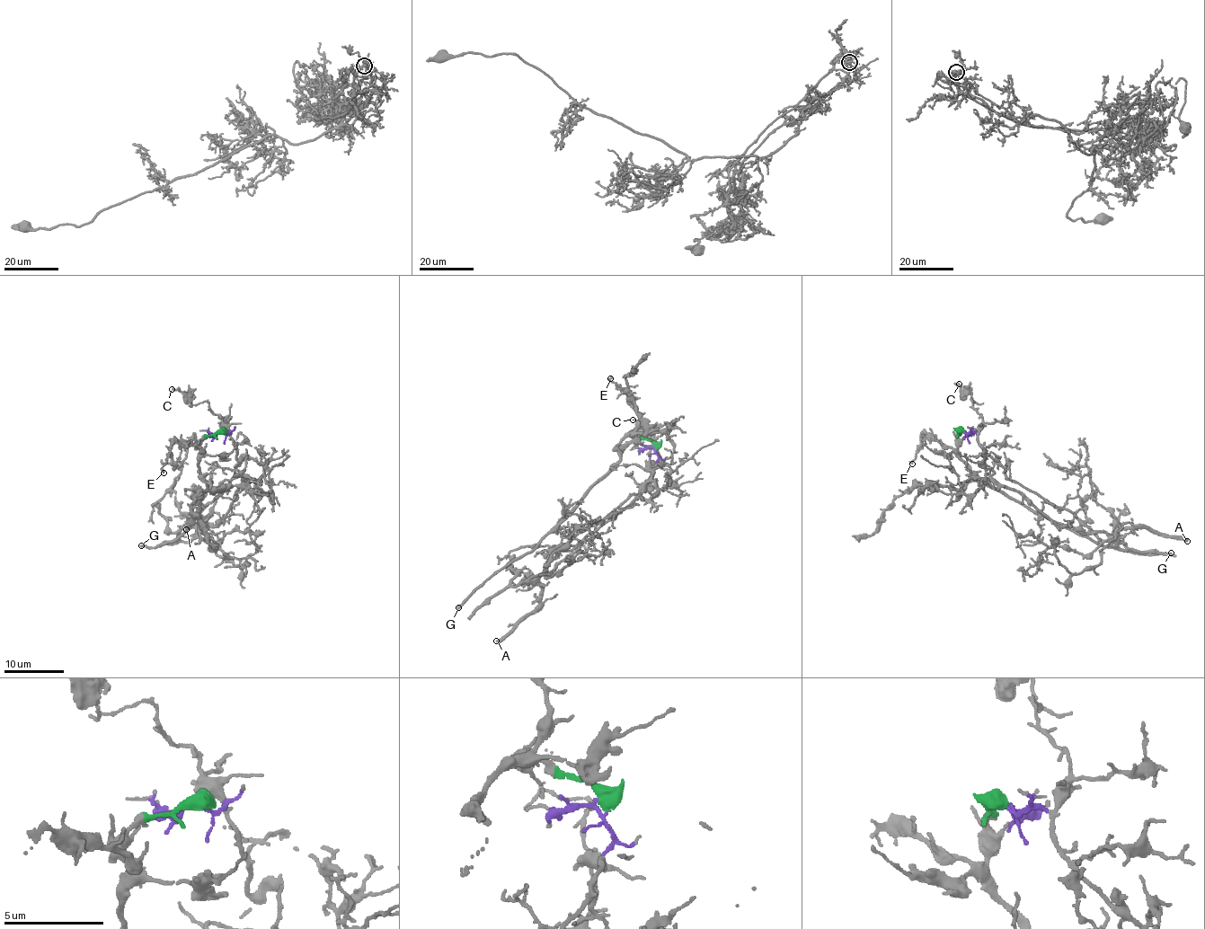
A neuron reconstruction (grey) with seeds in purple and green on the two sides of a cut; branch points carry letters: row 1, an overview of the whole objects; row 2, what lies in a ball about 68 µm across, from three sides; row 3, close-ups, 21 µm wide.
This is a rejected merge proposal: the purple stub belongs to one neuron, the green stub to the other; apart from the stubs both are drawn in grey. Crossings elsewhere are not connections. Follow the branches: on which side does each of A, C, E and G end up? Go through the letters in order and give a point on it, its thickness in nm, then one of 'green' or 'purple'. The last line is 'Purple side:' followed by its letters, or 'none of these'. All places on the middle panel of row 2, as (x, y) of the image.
A: place (496, 641); calibre 340 nm; purple
C: place (633, 420); calibre 100 nm; purple
E: place (610, 378); calibre 140 nm; green
G: place (458, 607); calibre 240 nm; green
Purple side: A, C

